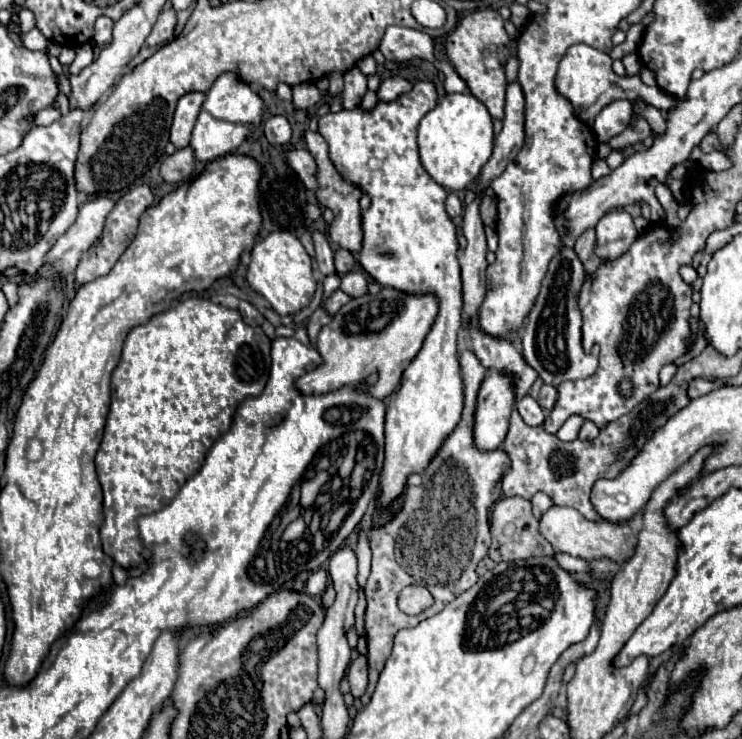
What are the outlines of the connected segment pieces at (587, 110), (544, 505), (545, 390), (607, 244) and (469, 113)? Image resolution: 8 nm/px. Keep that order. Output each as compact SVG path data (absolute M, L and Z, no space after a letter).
M579 43L569 47L567 55L559 65L557 89L571 101L577 115L583 113L583 123L593 123L593 117L597 117L597 113L615 99L629 99L631 103L637 103L641 97L645 105L657 107L659 111L671 111L675 107L675 99L671 95L663 93L659 87L647 87L638 74L633 77L615 75L611 69L611 63L613 59L607 53L601 53L589 45Z
M535 493L533 495L533 499L531 499L531 503L533 503L533 513L535 513L535 517L539 519L551 505L553 505L553 501L551 501L551 497L547 495L547 493Z
M543 385L541 391L539 391L539 399L537 401L539 401L543 411L551 411L555 401L557 401L557 389L551 387L551 385Z
M625 209L609 211L595 227L597 231L597 247L595 253L607 259L621 257L631 243L637 239L637 231L633 227L633 217Z
M447 93L443 97L439 97L435 109L431 109L419 125L419 153L421 153L421 161L425 165L425 169L429 171L429 175L443 185L449 191L465 191L471 187L471 183L477 179L481 167L487 163L487 159L491 157L491 149L493 149L493 123L491 123L491 115L487 111L487 107L473 97L471 93Z

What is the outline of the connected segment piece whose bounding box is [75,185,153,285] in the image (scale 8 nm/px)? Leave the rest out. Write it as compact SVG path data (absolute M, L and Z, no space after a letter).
M135 185L131 187L113 207L113 211L109 213L107 221L105 221L105 229L99 237L99 241L83 255L83 259L79 261L77 265L77 271L75 271L75 281L79 285L83 283L89 283L101 275L107 275L111 271L111 267L117 263L117 259L123 255L123 251L129 247L129 243L133 241L135 233L137 233L137 223L139 223L139 217L141 213L153 203L153 193L147 185Z

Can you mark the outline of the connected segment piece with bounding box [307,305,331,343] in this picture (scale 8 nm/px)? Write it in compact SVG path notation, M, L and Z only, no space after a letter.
M319 305L319 307L315 309L315 313L309 317L309 323L307 323L307 331L309 331L311 343L317 341L317 335L319 335L319 331L321 331L321 327L325 327L329 321L331 321L331 315L325 311L323 305Z

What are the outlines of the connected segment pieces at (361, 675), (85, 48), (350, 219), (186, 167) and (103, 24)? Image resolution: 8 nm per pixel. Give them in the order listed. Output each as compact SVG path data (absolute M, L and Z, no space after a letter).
M359 655L347 671L347 679L351 683L351 693L353 697L361 697L367 689L367 657Z
M90 43L79 45L76 48L76 56L69 66L69 71L73 75L79 74L79 71L83 71L87 65L91 65L93 61L93 46Z
M307 131L305 133L305 141L307 141L307 149L309 153L315 157L317 165L319 165L319 191L317 191L317 199L323 207L329 207L335 215L331 227L329 227L329 237L333 243L337 243L339 247L343 249L349 249L349 251L355 251L359 253L361 251L361 245L363 245L363 227L361 227L361 207L359 207L359 199L361 199L361 189L349 181L345 181L337 169L333 167L331 159L329 159L329 153L327 153L327 143L325 139L319 135L319 133L311 133Z
M189 147L185 149L179 149L175 151L173 155L169 155L163 163L161 163L161 177L167 181L167 183L179 183L187 177L191 177L193 173L193 167L195 167L195 157L191 153Z
M101 15L99 19L97 19L97 23L95 23L95 35L93 35L93 41L97 43L97 45L107 45L109 41L111 41L111 29L113 29L113 21L109 19L109 17L105 17L105 15Z

